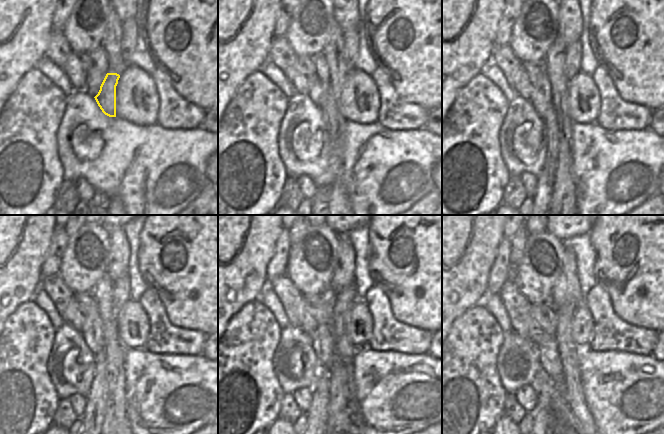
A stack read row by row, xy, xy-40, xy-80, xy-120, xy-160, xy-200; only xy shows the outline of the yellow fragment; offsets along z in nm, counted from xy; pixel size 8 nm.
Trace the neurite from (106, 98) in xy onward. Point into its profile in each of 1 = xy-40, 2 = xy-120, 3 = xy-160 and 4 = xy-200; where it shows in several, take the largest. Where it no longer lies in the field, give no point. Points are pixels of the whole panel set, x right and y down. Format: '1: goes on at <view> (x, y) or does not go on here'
1: goes on at xy-40 (330, 113)
2: goes on at xy-120 (93, 417)
3: goes on at xy-160 (317, 415)
4: goes on at xy-200 (539, 414)

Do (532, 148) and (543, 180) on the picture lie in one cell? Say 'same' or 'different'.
different

